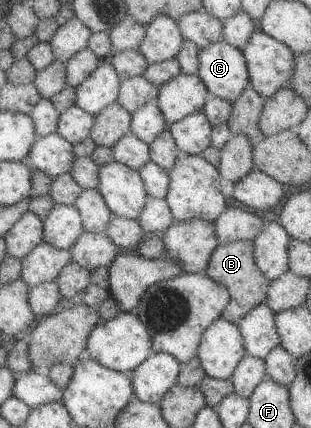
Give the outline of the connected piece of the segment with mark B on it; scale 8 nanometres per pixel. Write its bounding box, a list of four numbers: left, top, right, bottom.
[205,240,270,325]

